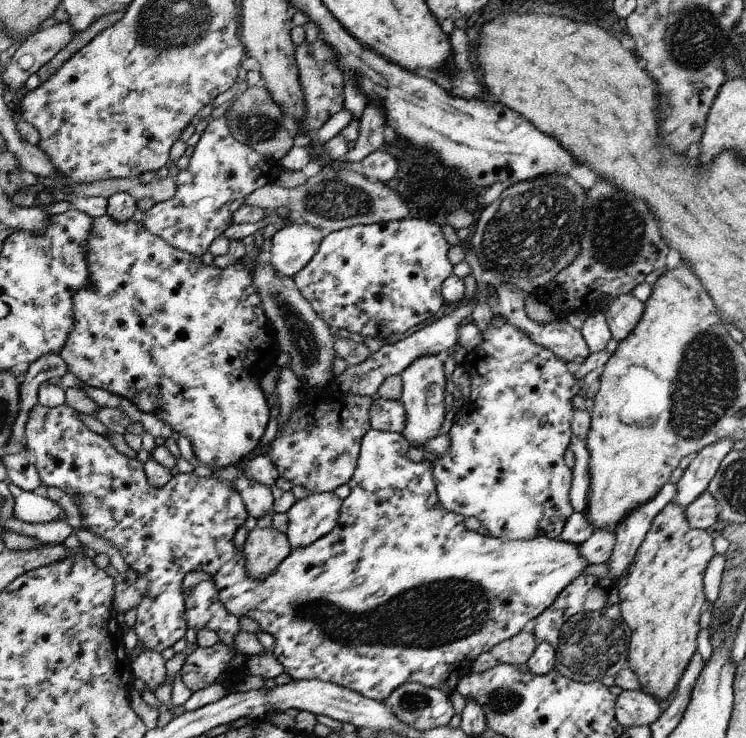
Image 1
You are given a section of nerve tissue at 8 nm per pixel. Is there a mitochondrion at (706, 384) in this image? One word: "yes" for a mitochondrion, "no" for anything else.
yes

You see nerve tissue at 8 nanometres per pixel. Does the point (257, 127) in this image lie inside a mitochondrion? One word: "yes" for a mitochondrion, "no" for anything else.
yes

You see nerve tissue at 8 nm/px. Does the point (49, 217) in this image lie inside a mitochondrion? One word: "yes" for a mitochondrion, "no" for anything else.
no

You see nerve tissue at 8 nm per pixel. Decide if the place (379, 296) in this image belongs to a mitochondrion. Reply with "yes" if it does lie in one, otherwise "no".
no

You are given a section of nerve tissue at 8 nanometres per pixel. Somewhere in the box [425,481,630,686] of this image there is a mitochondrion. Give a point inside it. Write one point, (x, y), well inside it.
(589, 643)

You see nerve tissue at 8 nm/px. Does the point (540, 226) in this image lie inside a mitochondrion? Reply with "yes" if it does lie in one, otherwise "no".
yes

